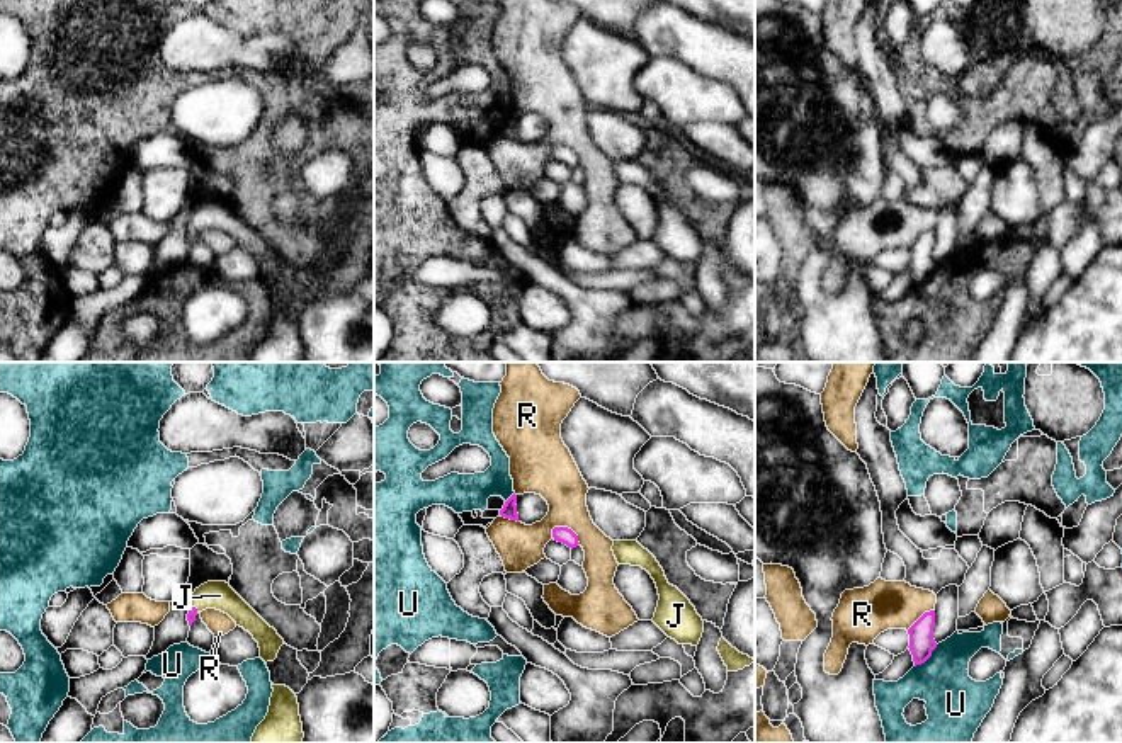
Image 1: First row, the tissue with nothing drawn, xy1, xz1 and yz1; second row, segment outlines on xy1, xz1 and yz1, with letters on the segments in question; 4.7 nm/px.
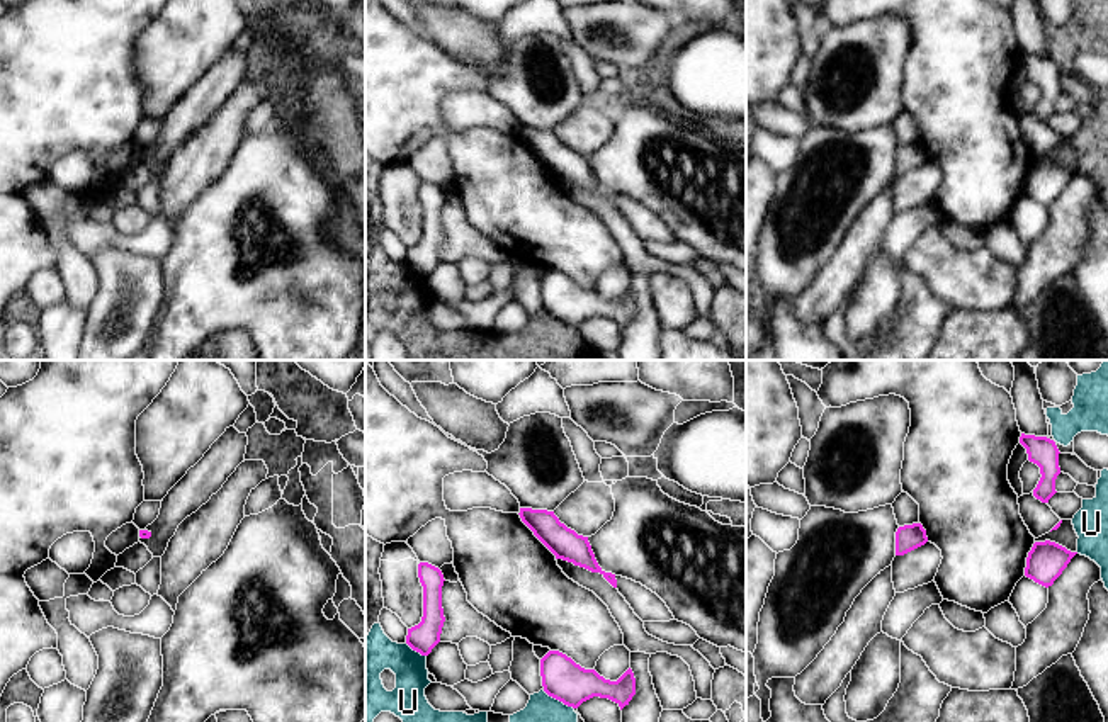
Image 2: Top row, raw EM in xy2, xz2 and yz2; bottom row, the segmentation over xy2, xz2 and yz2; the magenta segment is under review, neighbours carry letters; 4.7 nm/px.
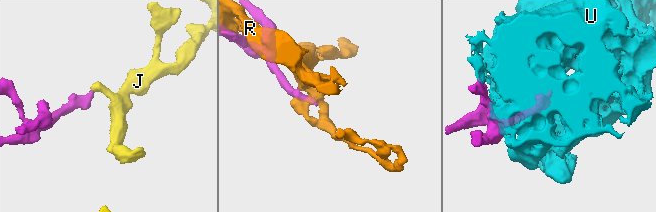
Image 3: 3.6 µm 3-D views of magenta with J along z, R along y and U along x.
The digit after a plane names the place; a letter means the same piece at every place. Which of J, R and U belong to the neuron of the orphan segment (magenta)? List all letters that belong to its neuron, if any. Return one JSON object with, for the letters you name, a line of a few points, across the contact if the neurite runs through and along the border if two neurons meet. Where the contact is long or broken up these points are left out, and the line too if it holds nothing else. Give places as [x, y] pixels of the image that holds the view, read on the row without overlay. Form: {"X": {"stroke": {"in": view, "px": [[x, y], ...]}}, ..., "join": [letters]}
{"J": {"stroke": {"in": "xy1", "px": [[192, 230], [194, 226], [208, 215], [220, 215]]}}, "join": ["J"]}

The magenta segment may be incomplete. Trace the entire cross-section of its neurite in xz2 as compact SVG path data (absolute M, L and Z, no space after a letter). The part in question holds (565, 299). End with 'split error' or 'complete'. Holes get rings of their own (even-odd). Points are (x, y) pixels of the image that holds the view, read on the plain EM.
M549 270L540 279L544 311L568 326L600 316L615 321L620 330L636 314L636 297L629 287L617 301L605 299L595 289L585 289L559 270Z | complete

